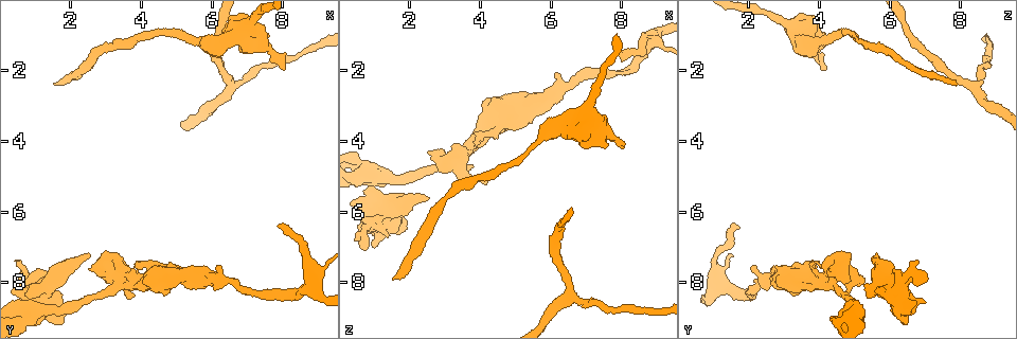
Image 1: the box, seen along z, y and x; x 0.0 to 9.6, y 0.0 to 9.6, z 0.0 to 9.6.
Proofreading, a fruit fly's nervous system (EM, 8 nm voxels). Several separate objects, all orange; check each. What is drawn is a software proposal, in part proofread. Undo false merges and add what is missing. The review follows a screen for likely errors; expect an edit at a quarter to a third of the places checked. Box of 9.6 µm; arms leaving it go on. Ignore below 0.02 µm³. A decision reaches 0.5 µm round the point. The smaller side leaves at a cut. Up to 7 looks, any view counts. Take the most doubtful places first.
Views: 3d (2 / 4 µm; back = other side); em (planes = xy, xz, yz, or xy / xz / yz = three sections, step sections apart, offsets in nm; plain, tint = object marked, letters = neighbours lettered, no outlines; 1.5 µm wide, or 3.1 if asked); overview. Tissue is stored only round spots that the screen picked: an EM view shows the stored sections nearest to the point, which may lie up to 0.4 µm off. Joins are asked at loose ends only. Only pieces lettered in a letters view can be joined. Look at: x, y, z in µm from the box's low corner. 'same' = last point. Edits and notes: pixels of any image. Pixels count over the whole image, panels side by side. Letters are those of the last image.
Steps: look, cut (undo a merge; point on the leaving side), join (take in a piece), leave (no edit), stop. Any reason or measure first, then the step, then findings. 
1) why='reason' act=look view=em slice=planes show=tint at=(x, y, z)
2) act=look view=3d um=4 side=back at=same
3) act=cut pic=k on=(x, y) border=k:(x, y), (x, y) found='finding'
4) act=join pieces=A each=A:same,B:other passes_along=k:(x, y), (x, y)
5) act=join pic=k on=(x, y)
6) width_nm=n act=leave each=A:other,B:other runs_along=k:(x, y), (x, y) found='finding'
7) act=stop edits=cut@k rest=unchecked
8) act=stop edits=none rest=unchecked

why='stops while still wide' act=look view=3d um=4 at=(2.60, 7.20, 5.60)

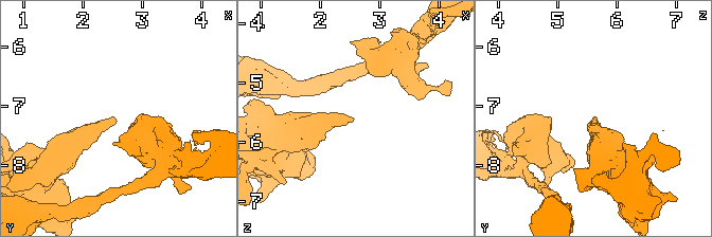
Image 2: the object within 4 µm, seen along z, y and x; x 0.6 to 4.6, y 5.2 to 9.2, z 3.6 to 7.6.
act=look view=em slice=yz step=8 show=letters at=(2.50, 7.25, 5.55)

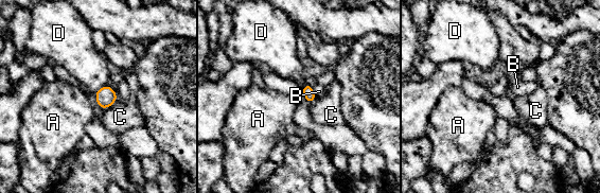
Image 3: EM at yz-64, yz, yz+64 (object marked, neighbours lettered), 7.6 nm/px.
act=look view=em slice=planes show=letters at=same

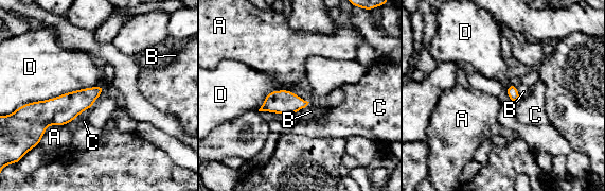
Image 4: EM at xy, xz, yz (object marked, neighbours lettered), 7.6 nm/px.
longest_contact=D:600nm act=join pieces=B each=A:other,B:same,C:other,D:other found='it goes on there'

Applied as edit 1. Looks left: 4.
why='free end' act=look view=3d um=2 at=(1.45, 2.45, 7.95)

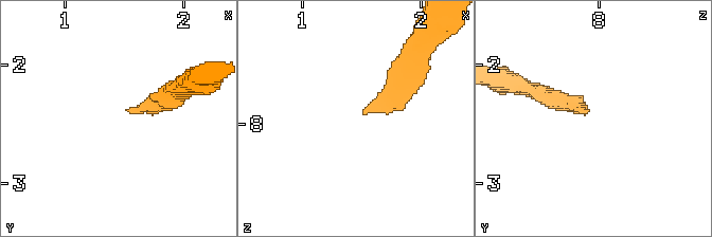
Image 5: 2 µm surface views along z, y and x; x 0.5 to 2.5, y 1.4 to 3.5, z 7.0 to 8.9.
why='need the tissue' act=look view=em slice=xz step=4 show=letters at=(1.52, 2.38, 7.90)

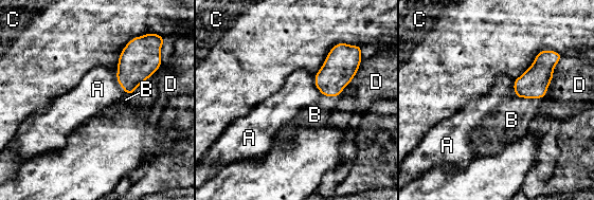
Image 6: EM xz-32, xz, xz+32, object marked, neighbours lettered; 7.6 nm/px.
why='cut it another way' act=look view=em slice=planes show=letters at=same

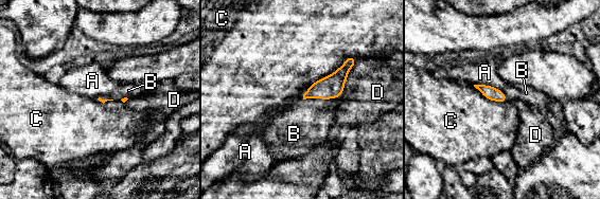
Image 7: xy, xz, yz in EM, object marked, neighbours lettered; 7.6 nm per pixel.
act=join pieces=B each=A:other,B:same,C:other,D:other passes_along=7:(330, 87), (319, 97), (305, 126) found='the neuron continues'

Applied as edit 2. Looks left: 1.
act=stop edits=join@4,join@7 rest=unchecked

